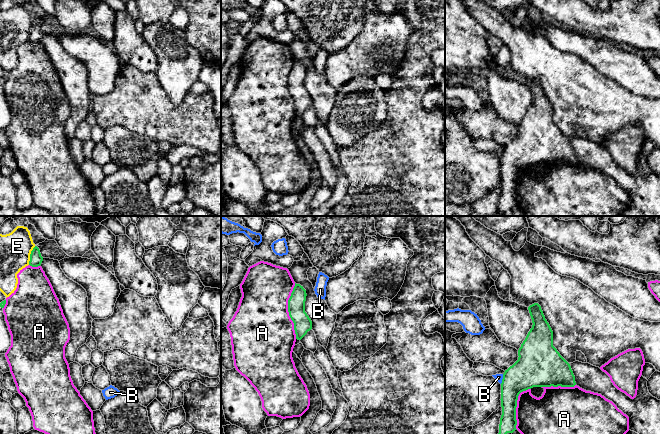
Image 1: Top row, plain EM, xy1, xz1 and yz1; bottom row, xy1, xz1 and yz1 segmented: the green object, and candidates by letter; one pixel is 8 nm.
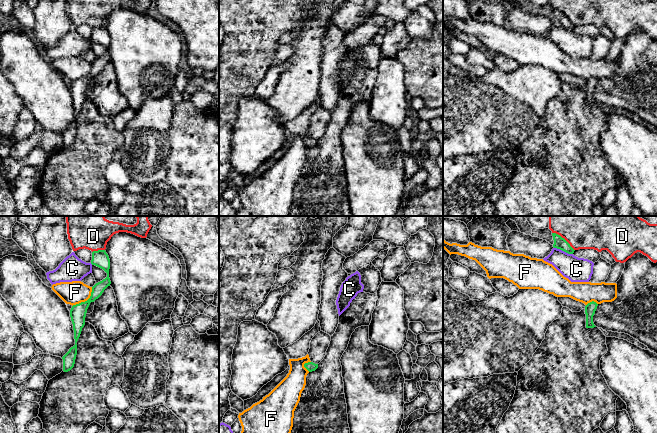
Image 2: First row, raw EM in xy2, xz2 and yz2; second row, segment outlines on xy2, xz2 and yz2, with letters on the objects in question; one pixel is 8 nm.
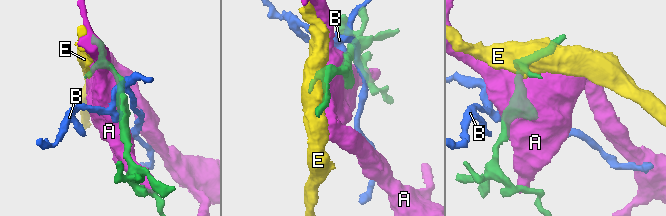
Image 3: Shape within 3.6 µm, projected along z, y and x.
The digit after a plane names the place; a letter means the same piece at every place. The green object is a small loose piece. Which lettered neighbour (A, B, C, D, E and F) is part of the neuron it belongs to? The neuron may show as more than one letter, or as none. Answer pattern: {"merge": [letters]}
{"merge": []}

